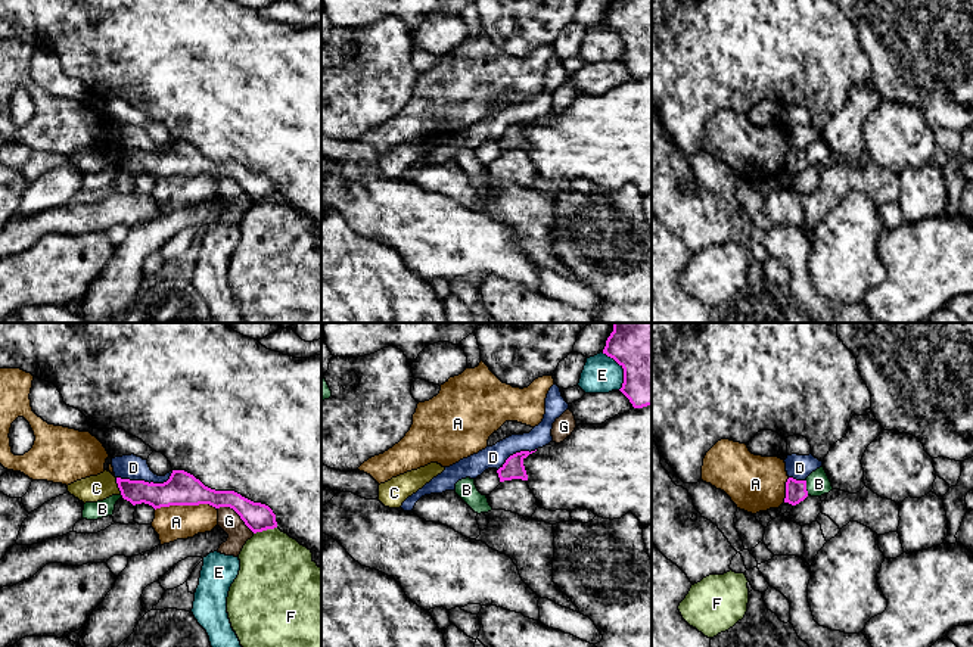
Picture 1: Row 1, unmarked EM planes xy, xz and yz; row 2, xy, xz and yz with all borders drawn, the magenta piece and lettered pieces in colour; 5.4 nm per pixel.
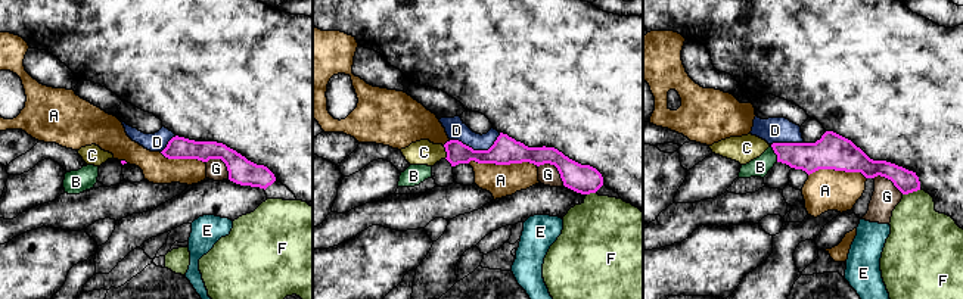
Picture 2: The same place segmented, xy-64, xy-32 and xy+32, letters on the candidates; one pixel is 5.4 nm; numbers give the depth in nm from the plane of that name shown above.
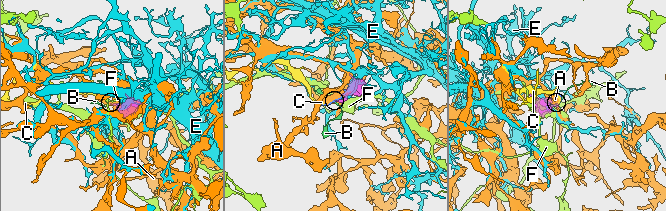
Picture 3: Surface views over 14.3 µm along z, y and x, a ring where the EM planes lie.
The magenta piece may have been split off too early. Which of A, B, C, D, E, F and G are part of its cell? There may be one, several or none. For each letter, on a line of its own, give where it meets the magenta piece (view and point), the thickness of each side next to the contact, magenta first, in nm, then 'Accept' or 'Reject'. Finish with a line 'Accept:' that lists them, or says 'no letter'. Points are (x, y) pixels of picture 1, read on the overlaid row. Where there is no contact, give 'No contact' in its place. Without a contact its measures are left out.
A: Touches magenta at xy (185, 504). Thickness 180 nm (magenta) against 190 nm. Reject
B: Touches magenta at yz (805, 487). Thickness 110 nm (magenta) against 130 nm. Reject
C: Touches magenta at xy (118, 487). Thickness 130 nm (magenta) against 140 nm. Accept
D: Touches magenta at xy (146, 482). Thickness 180 nm (magenta) against 140 nm. Reject
E: Touches magenta at xz (622, 367). Thickness 420 nm (magenta) against 200 nm. Reject
F: Touches magenta at xy (264, 529). Thickness 150 nm (magenta) against 400 nm. Reject
G: Touches magenta at xy (236, 512). Thickness 150 nm (magenta) against 120 nm. Reject
Accept: C

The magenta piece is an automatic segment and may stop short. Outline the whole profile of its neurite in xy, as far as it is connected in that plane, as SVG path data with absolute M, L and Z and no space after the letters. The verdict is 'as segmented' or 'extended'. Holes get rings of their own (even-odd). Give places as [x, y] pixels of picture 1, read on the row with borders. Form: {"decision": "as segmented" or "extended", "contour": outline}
{"decision": "extended", "contour": "M105 470L66 488L84 504L103 501L112 495L121 495L133 506L149 504L155 510L170 506L209 504L215 508L233 508L254 534L277 528L276 514L268 506L254 503L234 491L211 489L184 470L172 470L164 483L121 479Z"}

